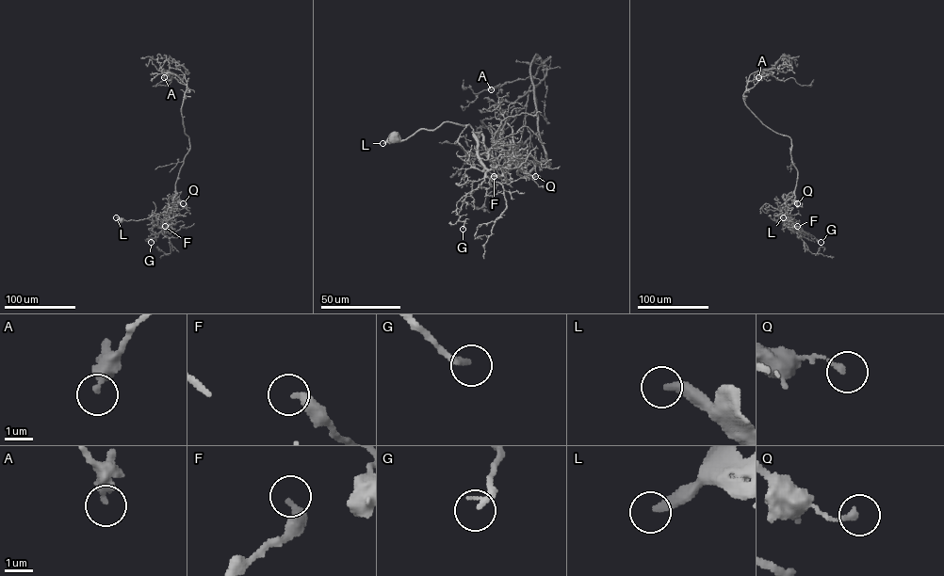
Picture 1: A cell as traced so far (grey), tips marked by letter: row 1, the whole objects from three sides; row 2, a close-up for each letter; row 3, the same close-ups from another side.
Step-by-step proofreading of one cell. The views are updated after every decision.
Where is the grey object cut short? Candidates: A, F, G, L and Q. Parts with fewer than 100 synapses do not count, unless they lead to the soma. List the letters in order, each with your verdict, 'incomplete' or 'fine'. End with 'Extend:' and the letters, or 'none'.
A: fine
F: fine
G: fine
L: fine
Q: fine
Extend: none

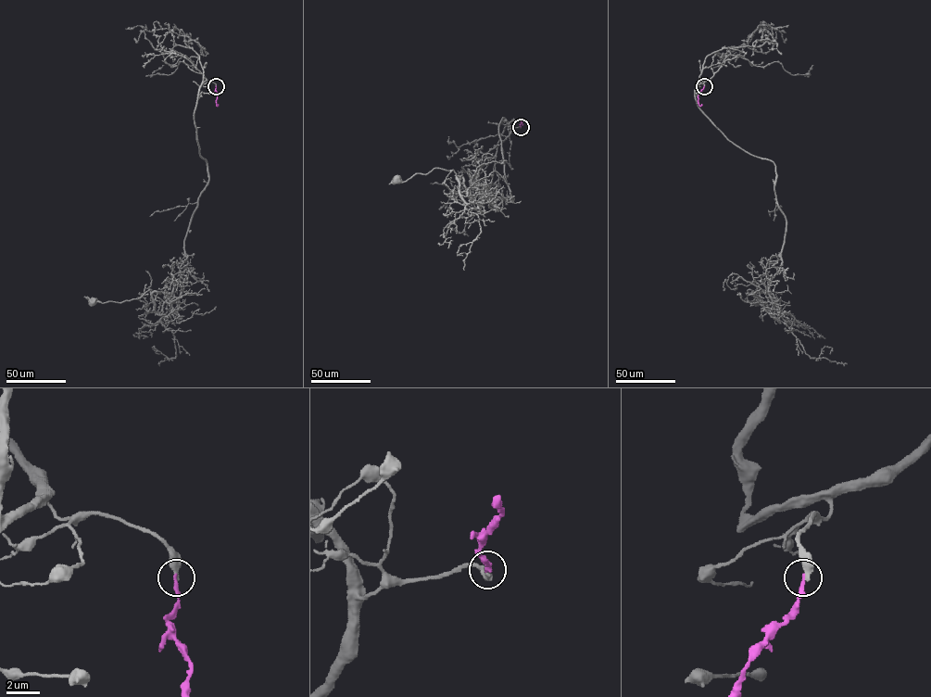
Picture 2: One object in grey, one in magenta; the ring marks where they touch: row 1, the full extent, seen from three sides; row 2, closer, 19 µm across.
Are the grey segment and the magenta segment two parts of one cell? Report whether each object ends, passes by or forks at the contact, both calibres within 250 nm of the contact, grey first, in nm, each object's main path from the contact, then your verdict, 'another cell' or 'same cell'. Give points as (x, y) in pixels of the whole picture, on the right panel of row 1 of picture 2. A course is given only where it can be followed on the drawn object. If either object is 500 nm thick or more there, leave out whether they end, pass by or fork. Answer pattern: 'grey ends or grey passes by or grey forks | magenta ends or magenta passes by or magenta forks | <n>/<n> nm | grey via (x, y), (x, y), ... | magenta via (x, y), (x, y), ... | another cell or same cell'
grey ends | magenta ends | 400/240 nm | grey via (704, 86), (695, 94), (702, 112), (774, 166), (782, 265), (768, 284), (773, 298), (748, 290), (757, 301) | magenta via (704, 86), (698, 95), (698, 104), (702, 105) | another cell

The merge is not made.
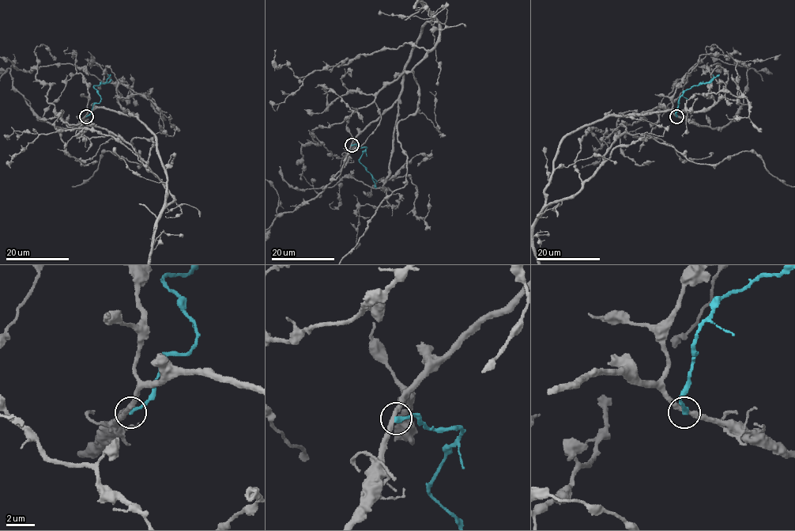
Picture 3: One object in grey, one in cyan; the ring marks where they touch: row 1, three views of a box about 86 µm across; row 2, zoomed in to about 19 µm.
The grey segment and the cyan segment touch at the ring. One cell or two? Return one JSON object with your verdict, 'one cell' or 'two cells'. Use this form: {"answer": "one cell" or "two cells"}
{"answer": "two cells"}

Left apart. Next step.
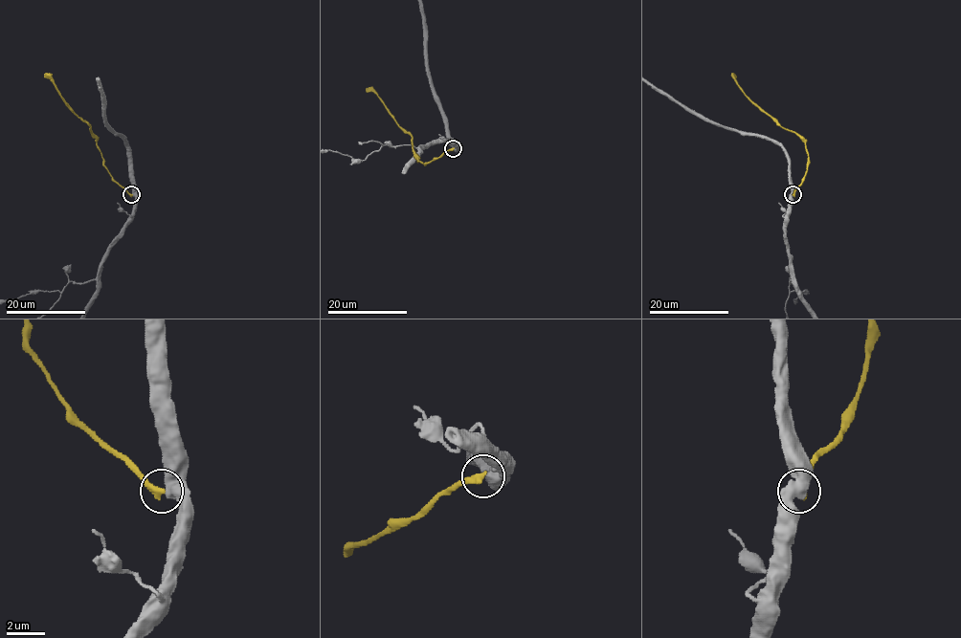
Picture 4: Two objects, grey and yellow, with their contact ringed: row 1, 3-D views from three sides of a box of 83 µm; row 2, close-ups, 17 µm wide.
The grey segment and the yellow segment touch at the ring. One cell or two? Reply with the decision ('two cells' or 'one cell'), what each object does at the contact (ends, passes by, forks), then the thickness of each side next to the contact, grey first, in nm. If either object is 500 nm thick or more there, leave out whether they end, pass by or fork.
two cells | grey passes by | yellow ends | 480/400 nm

